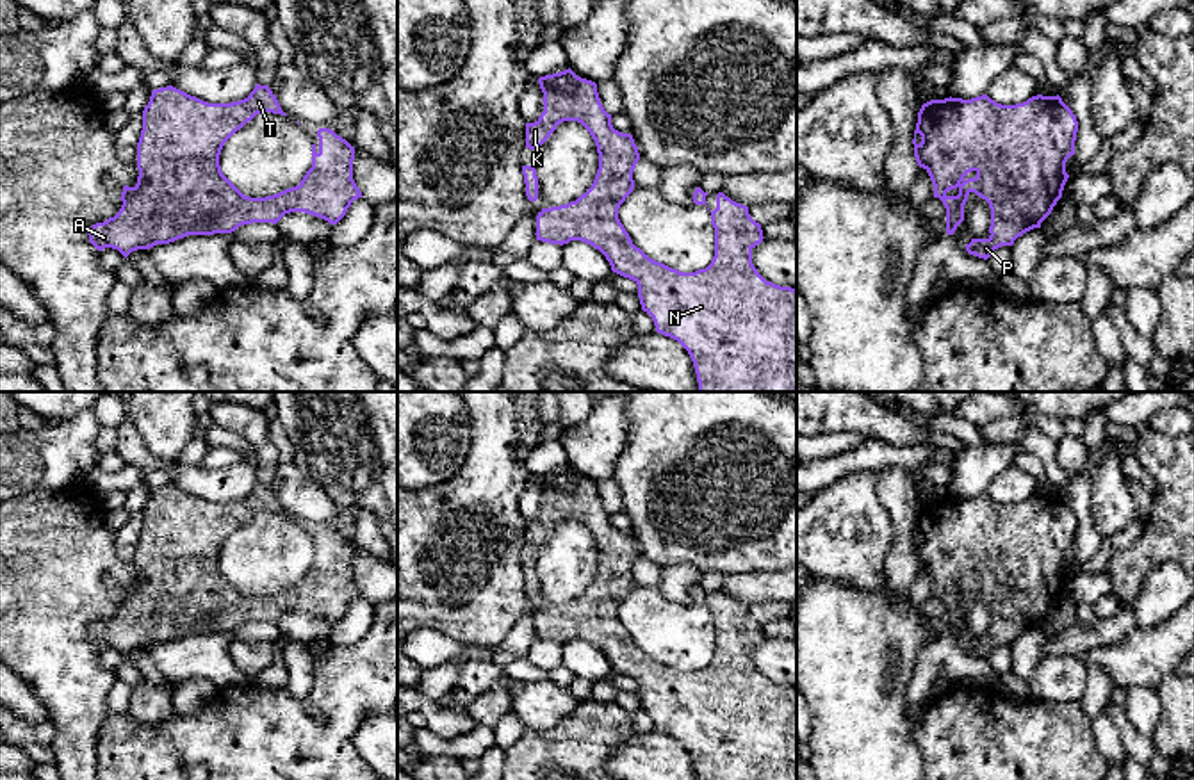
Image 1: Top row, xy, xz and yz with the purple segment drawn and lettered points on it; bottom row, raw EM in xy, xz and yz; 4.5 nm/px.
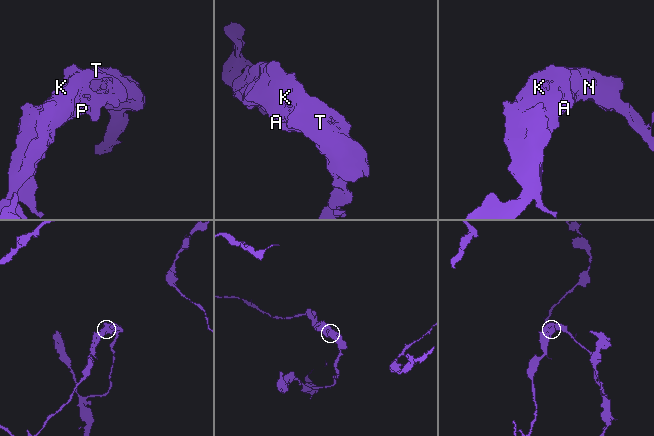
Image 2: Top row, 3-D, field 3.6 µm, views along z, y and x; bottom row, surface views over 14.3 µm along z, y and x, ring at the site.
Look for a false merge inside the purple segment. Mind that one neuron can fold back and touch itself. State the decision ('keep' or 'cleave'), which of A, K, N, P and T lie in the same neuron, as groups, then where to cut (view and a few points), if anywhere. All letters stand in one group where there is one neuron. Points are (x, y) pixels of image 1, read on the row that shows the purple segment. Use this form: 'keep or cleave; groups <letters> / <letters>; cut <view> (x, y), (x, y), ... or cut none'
keep; groups A K N P T; cut none

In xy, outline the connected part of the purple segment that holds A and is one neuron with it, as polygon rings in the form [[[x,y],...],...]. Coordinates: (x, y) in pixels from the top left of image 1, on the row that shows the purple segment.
[[[257,84],[248,98],[232,103],[209,103],[173,85],[151,91],[137,142],[137,183],[123,187],[123,205],[114,217],[89,228],[89,242],[98,251],[112,248],[127,258],[132,251],[187,235],[232,233],[251,223],[276,224],[290,212],[305,212],[337,224],[362,192],[353,180],[355,148],[330,128],[317,130],[319,144],[312,144],[312,167],[296,187],[249,198],[223,175],[219,155],[225,142],[260,112],[287,116],[269,85]]]

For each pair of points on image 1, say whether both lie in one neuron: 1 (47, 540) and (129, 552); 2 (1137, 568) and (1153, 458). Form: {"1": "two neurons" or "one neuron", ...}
{"1": "two neurons", "2": "one neuron"}

